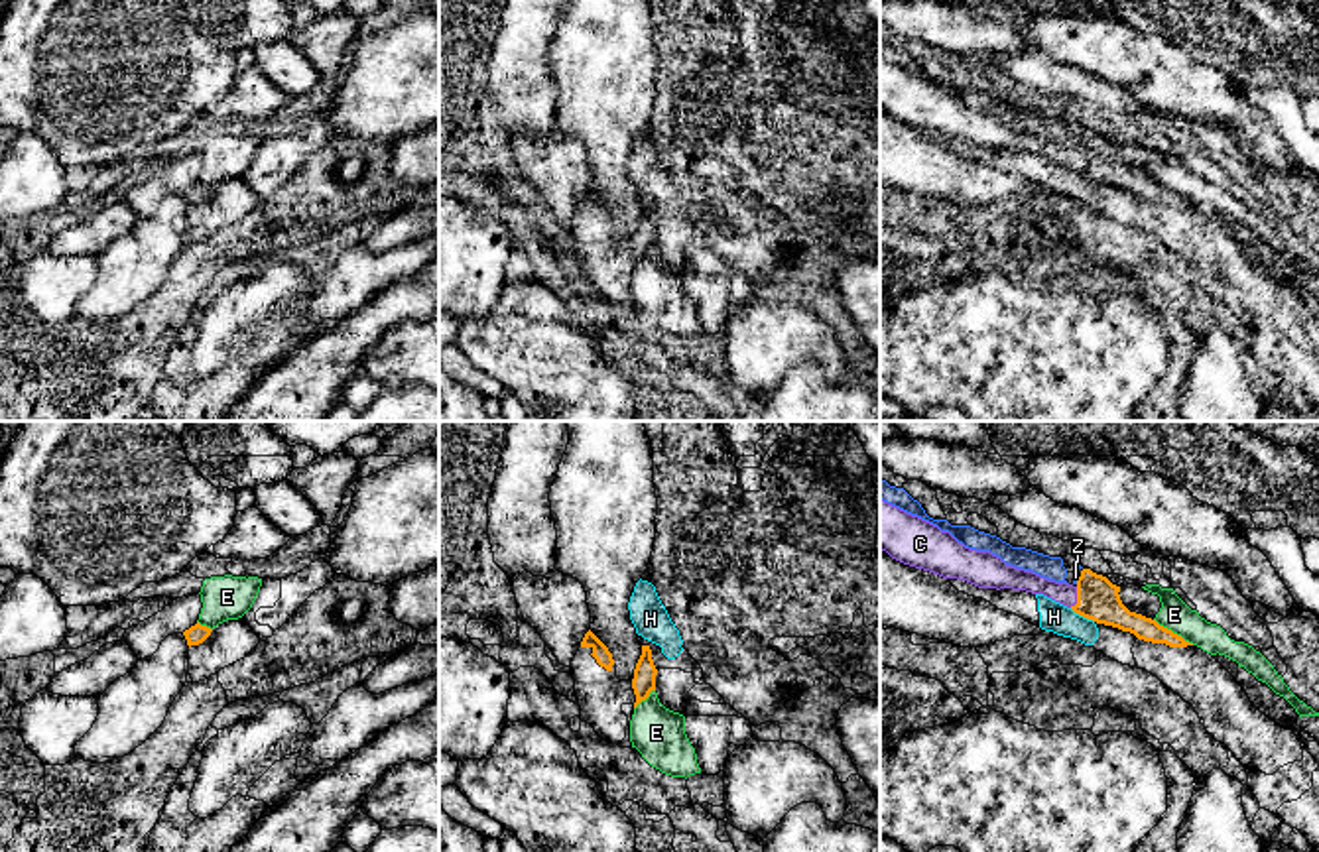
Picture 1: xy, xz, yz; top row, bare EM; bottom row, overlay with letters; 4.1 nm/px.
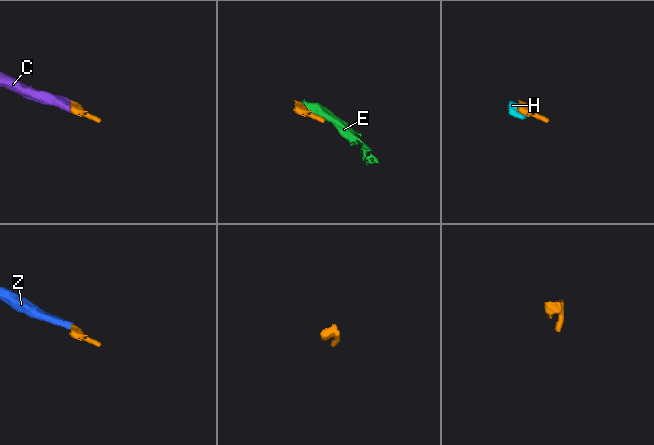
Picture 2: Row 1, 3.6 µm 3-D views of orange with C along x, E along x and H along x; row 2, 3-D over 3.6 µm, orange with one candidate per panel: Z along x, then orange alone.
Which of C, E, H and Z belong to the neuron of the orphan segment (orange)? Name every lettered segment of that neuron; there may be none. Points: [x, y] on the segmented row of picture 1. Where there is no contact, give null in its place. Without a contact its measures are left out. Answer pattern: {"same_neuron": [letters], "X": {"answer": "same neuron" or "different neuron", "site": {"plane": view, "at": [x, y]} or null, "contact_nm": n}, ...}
{"same_neuron": ["C"], "C": {"answer": "same neuron", "site": {"plane": "yz", "at": [1077, 599]}, "contact_nm": 90}, "E": {"answer": "different neuron", "site": {"plane": "yz", "at": [1172, 632]}, "contact_nm": 200}, "H": {"answer": "different neuron", "site": {"plane": "yz", "at": [1081, 614]}, "contact_nm": 120}, "Z": {"answer": "different neuron", "site": {"plane": "yz", "at": [1077, 581]}, "contact_nm": 40}}

